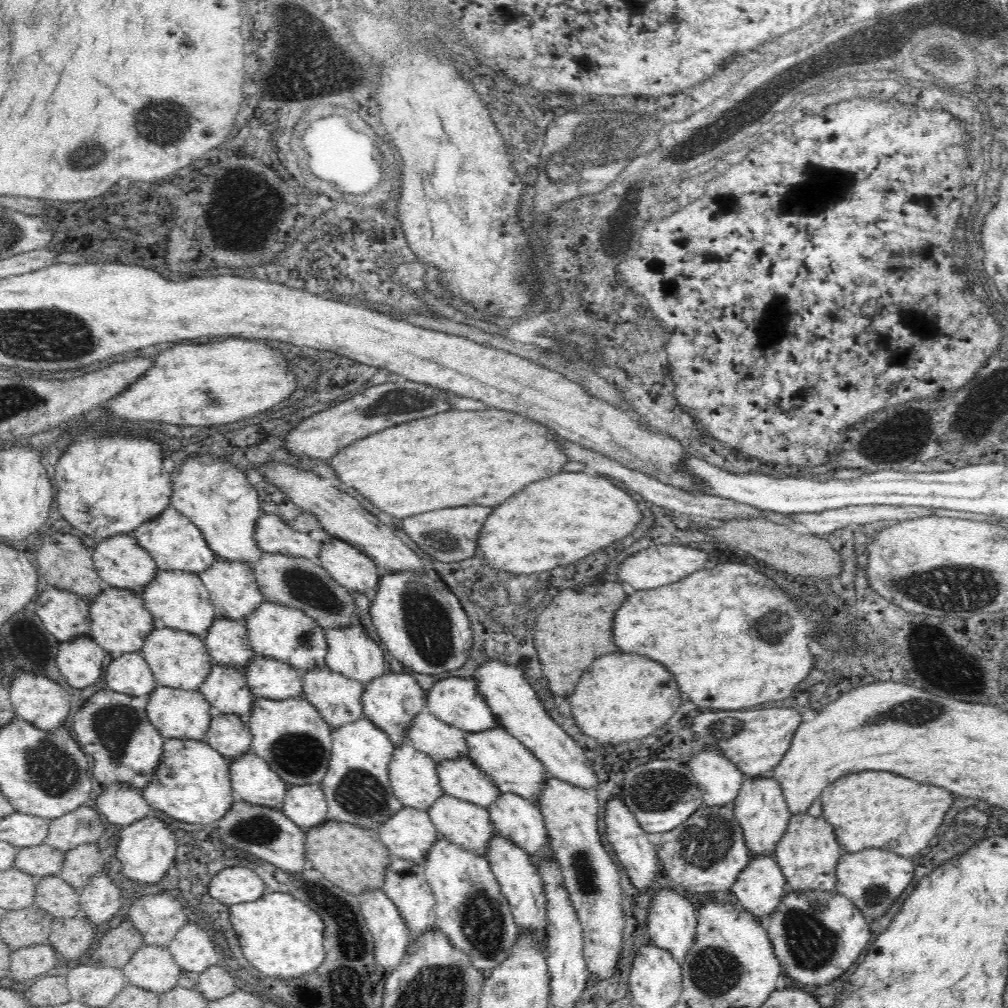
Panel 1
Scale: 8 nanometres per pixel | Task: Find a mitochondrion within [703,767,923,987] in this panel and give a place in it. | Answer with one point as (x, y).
(809, 944)

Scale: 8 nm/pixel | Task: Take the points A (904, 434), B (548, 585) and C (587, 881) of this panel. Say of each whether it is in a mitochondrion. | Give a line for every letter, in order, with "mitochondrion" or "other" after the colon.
A: mitochondrion
B: other
C: mitochondrion

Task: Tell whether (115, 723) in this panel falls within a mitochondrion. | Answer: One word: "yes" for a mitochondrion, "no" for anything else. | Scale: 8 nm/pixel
yes

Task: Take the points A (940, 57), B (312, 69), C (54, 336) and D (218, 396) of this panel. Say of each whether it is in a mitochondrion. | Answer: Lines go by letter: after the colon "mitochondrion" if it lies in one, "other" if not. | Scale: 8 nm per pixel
A: mitochondrion
B: mitochondrion
C: mitochondrion
D: mitochondrion

